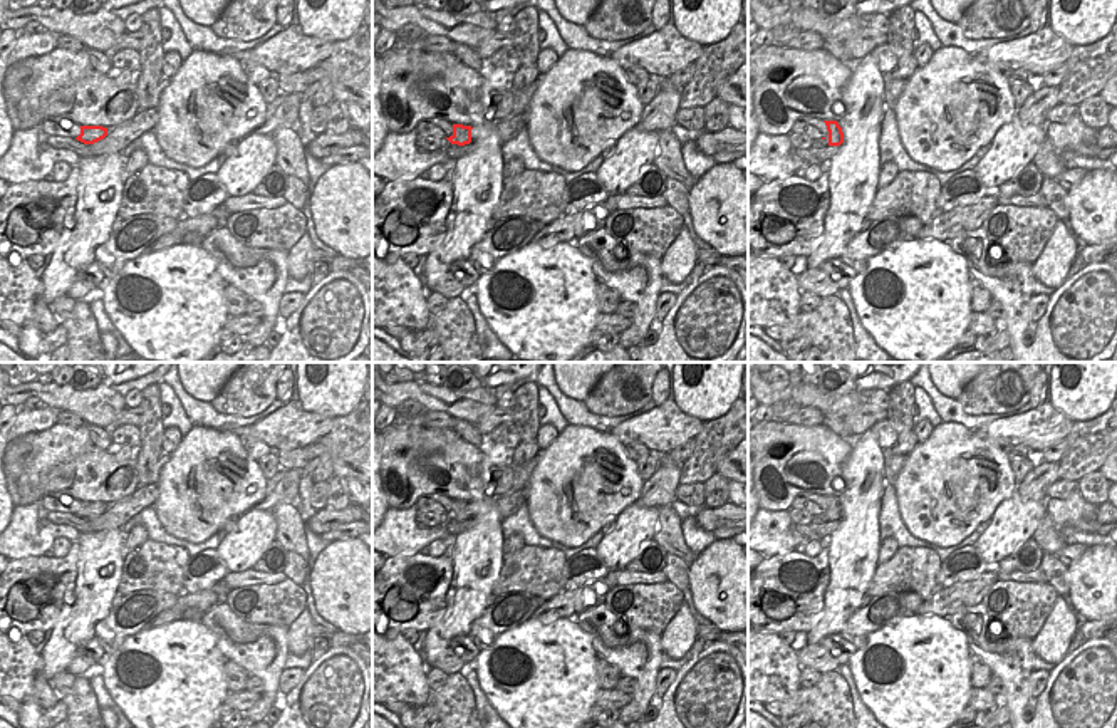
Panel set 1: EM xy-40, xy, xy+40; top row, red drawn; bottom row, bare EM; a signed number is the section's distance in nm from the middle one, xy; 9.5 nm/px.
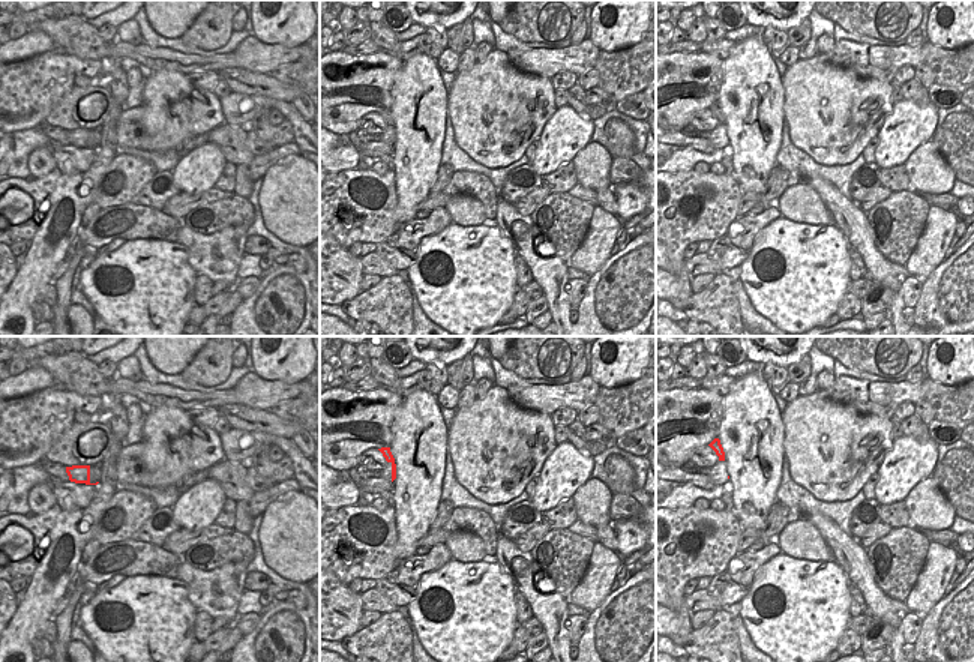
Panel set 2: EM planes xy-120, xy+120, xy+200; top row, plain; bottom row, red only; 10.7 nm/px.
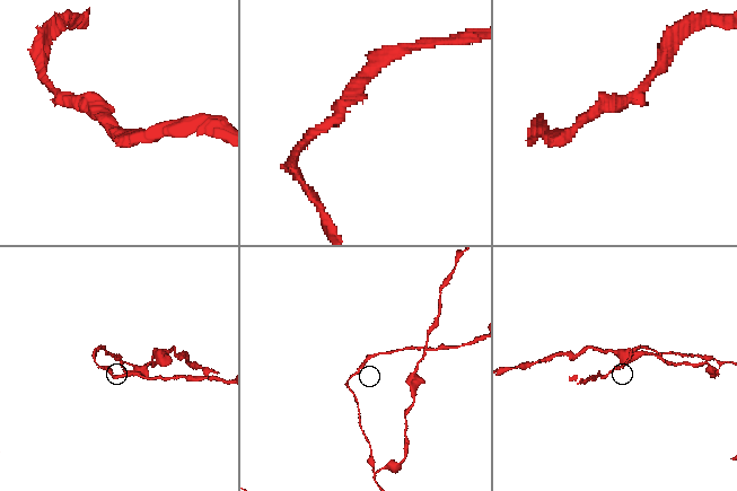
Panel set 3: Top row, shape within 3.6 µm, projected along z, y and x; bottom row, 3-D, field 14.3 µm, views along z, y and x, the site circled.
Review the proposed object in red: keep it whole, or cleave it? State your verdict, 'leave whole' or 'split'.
split

